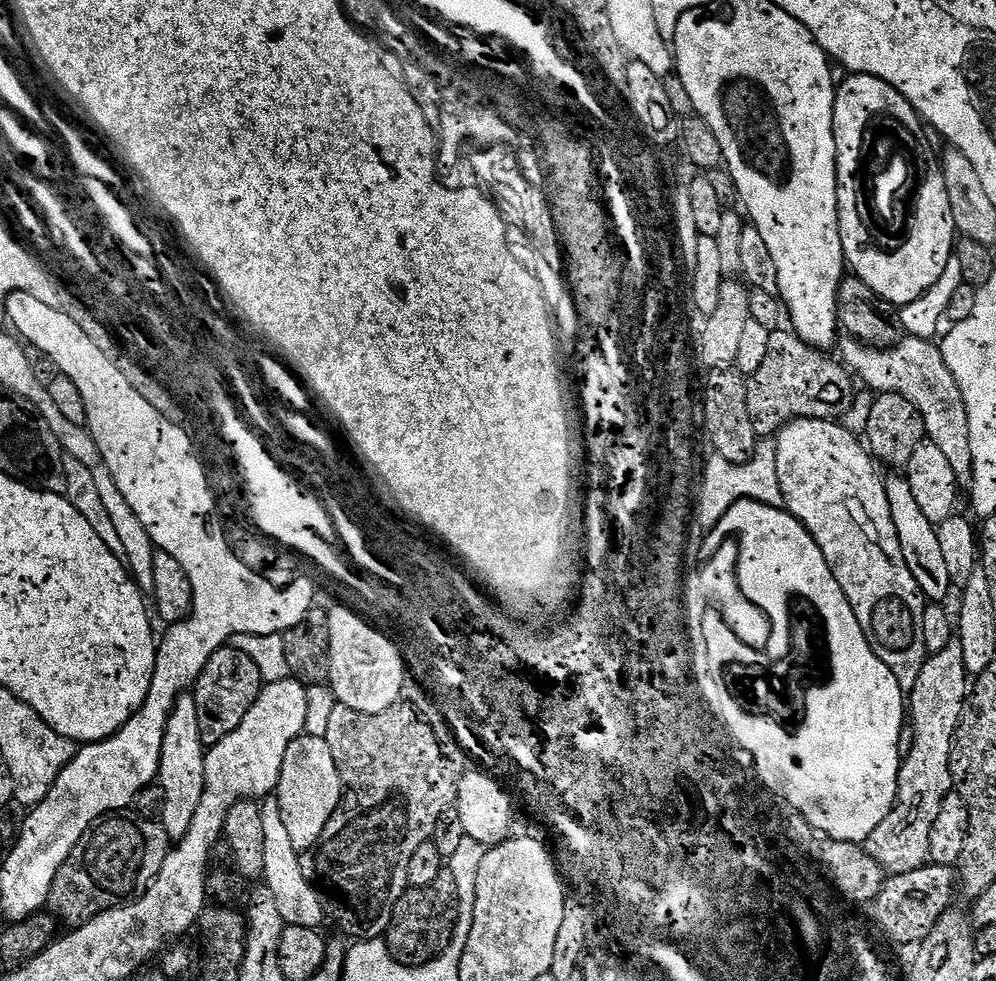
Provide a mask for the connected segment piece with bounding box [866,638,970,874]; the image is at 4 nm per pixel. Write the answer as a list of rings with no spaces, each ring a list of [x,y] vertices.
[[[952,639],[938,654],[928,656],[918,678],[910,686],[910,732],[912,745],[907,745],[900,766],[900,785],[896,791],[896,805],[870,834],[866,850],[880,864],[885,873],[914,872],[929,863],[930,830],[942,802],[953,795],[950,750],[960,715],[970,691],[970,677],[966,662],[962,662],[962,642]]]

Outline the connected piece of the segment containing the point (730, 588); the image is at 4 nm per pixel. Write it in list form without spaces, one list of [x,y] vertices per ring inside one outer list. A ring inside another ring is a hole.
[[[716,528],[707,533],[707,544],[720,544],[720,540],[724,540],[724,548],[720,548],[720,552],[712,556],[712,564],[704,568],[704,584],[708,584],[708,588],[712,588],[712,596],[716,596],[720,604],[724,604],[724,616],[732,620],[732,628],[740,632],[740,640],[744,640],[740,648],[748,648],[748,652],[756,652],[756,656],[768,656],[768,648],[772,648],[772,632],[776,632],[776,628],[772,628],[772,616],[768,608],[764,608],[764,604],[756,604],[756,600],[751,600],[745,594],[744,584],[740,581],[740,560],[744,560],[744,536],[740,536],[740,532],[719,532]],[[728,556],[736,560],[736,568],[728,564]]]

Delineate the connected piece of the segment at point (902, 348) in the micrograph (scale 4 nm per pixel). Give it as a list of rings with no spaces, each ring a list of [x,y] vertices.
[[[844,338],[839,341],[839,359],[858,377],[865,389],[873,393],[896,392],[918,414],[924,423],[925,437],[946,454],[957,481],[964,482],[971,477],[970,428],[968,415],[962,402],[962,394],[954,376],[946,366],[939,347],[932,340],[901,339],[890,348],[870,348],[858,340]]]

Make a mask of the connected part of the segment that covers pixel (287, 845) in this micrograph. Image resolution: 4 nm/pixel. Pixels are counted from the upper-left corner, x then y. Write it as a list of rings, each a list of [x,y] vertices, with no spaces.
[[[275,798],[265,799],[260,804],[260,813],[262,814],[262,842],[264,843],[264,874],[262,880],[270,890],[270,894],[274,894],[274,902],[278,904],[278,914],[284,919],[285,925],[319,929],[320,923],[325,923],[326,920],[326,904],[320,893],[316,891],[305,865],[304,868],[300,865],[301,853],[294,846],[294,842],[290,842],[290,833],[286,831],[286,822],[282,822],[280,803]]]

